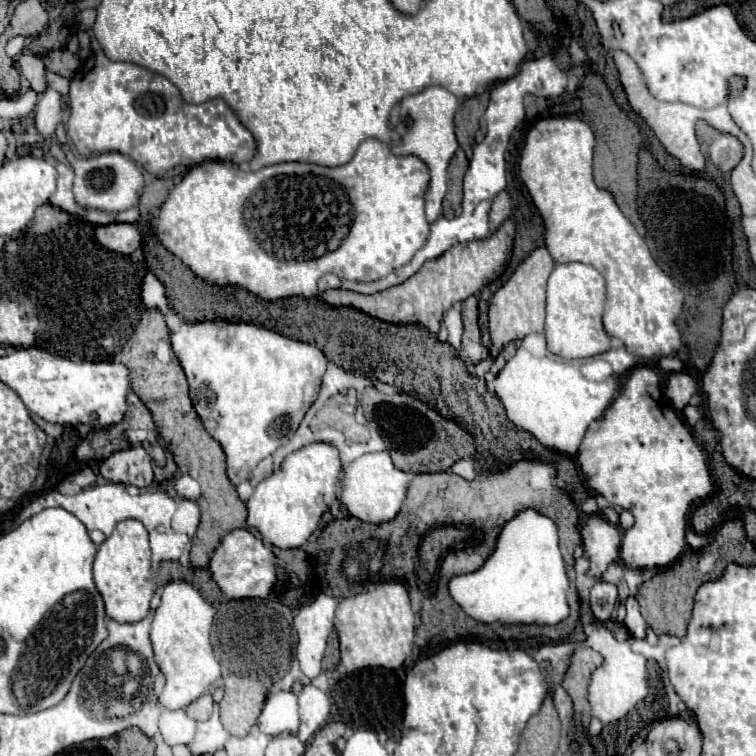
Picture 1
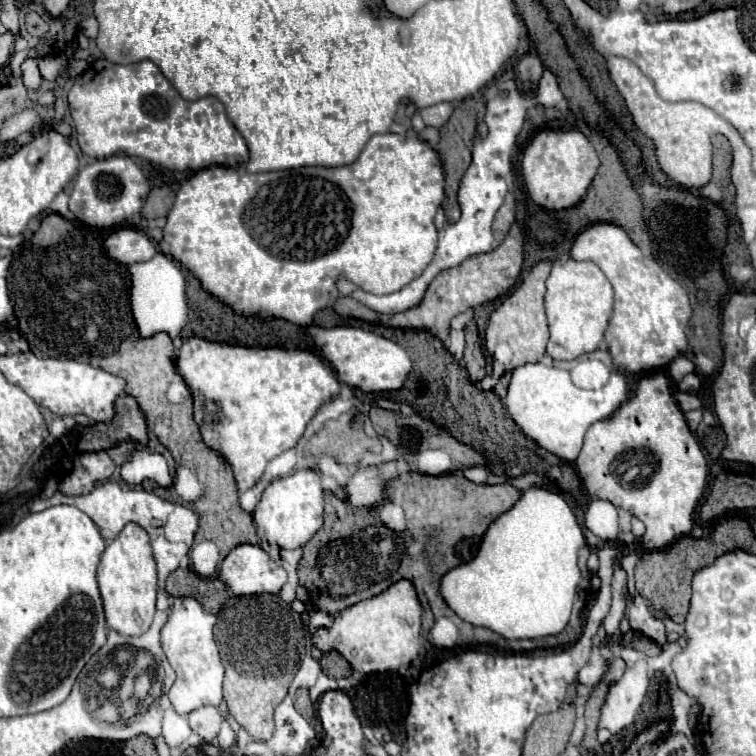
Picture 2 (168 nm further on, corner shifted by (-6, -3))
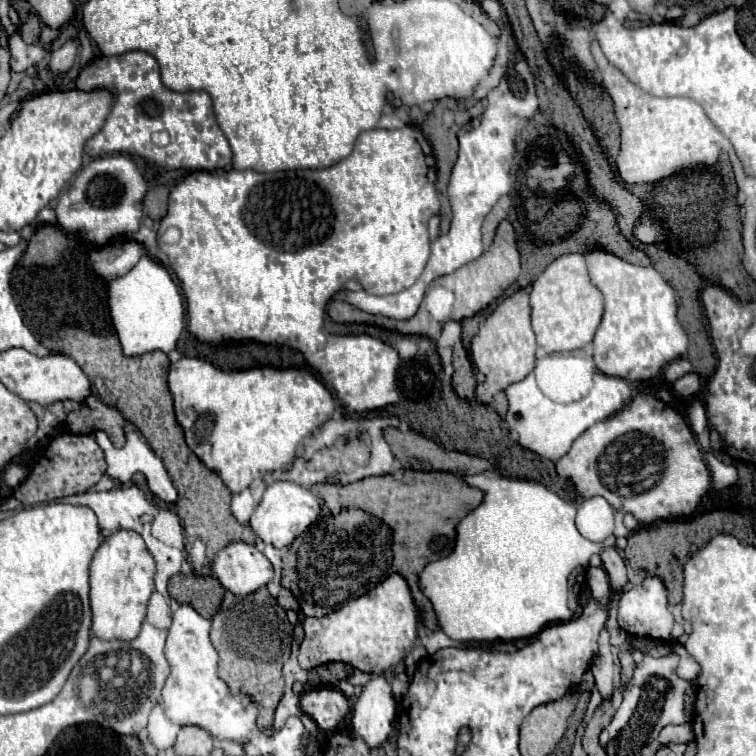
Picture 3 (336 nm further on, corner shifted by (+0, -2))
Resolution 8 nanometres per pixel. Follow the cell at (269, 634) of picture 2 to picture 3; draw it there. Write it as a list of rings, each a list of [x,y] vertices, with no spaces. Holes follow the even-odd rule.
[[[266,587],[244,597],[226,591],[220,611],[212,619],[210,639],[220,655],[220,679],[224,679],[234,693],[248,693],[260,711],[258,725],[262,729],[272,727],[274,711],[284,695],[282,663],[288,659],[292,643],[292,627],[286,619],[286,611]]]

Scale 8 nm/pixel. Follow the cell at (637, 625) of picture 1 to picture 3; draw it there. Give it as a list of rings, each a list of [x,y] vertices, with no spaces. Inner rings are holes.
[[[646,577],[640,585],[634,585],[632,589],[624,591],[618,603],[618,625],[638,637],[652,637],[660,641],[670,641],[670,629],[674,625],[674,617],[668,609],[668,591],[660,577]]]

